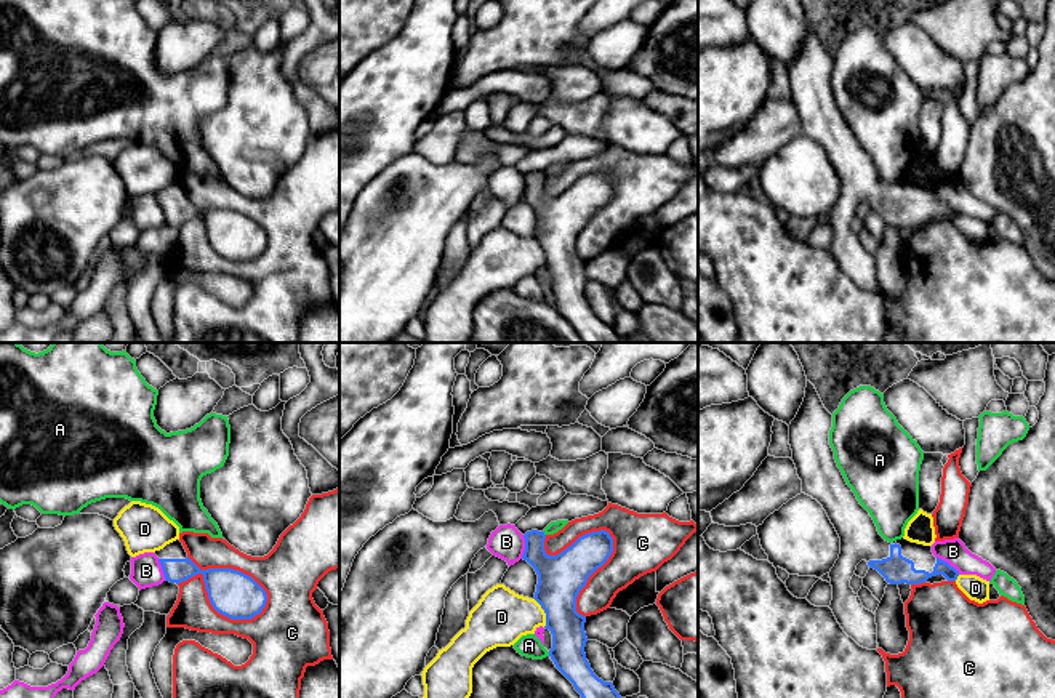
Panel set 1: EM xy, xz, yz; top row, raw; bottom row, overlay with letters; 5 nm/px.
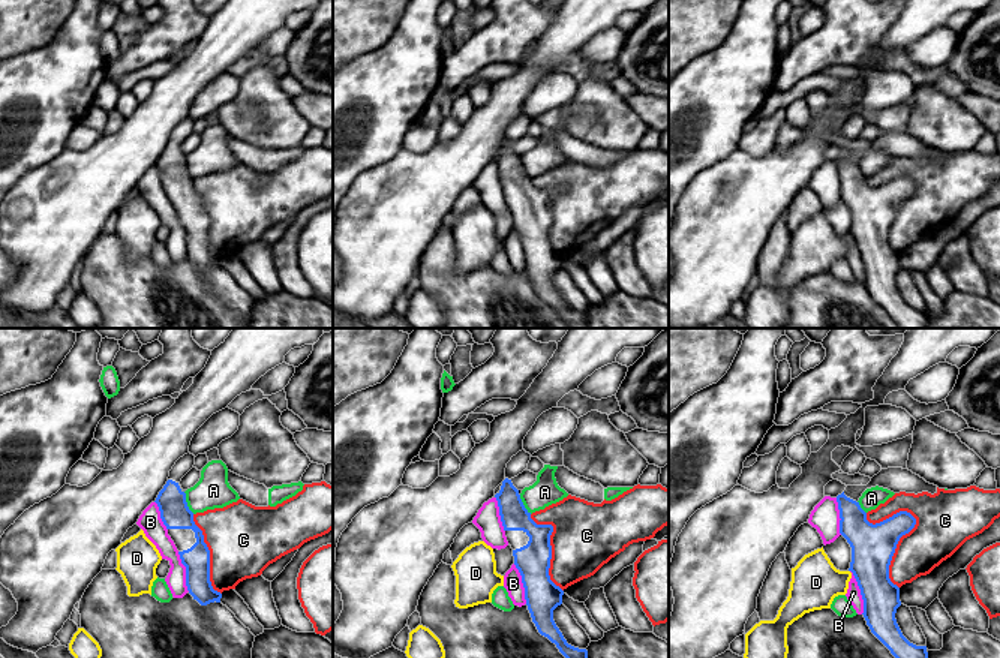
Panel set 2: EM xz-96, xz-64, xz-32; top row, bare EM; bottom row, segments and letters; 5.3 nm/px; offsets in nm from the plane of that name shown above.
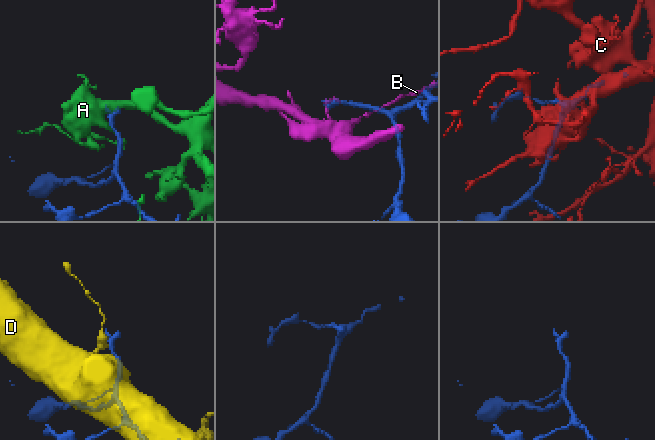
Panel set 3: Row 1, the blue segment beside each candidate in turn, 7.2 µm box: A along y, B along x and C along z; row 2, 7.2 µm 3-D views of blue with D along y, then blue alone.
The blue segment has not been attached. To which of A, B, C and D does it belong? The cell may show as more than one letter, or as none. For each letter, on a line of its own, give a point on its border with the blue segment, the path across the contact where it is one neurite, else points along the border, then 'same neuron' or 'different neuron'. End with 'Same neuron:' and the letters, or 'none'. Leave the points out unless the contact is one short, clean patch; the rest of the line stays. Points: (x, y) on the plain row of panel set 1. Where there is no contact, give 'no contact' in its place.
A: contact xz (549, 295); different neuron
B: contact yz (946, 204); different neuron
C: contact xy (236, 212); different neuron
D: contact xz (545, 253); different neuron
Same neuron: none

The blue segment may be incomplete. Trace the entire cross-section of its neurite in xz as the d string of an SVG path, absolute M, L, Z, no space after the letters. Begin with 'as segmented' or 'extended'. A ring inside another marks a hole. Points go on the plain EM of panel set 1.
as segmented; M544 173L523 176L527 202L538 216L535 242L546 255L546 271L552 275L549 298L556 309L573 325L584 343L623 343L612 323L604 323L591 311L584 288L586 258L576 253L576 239L588 219L600 210L613 194L608 173L580 178L557 197L544 192Z

